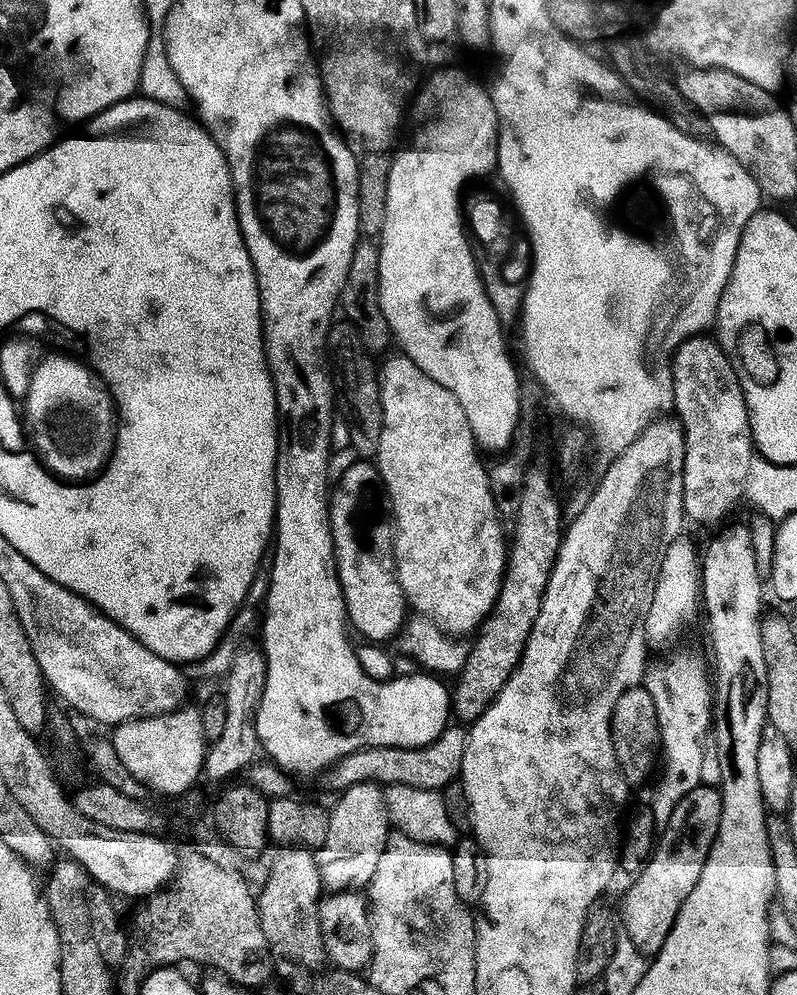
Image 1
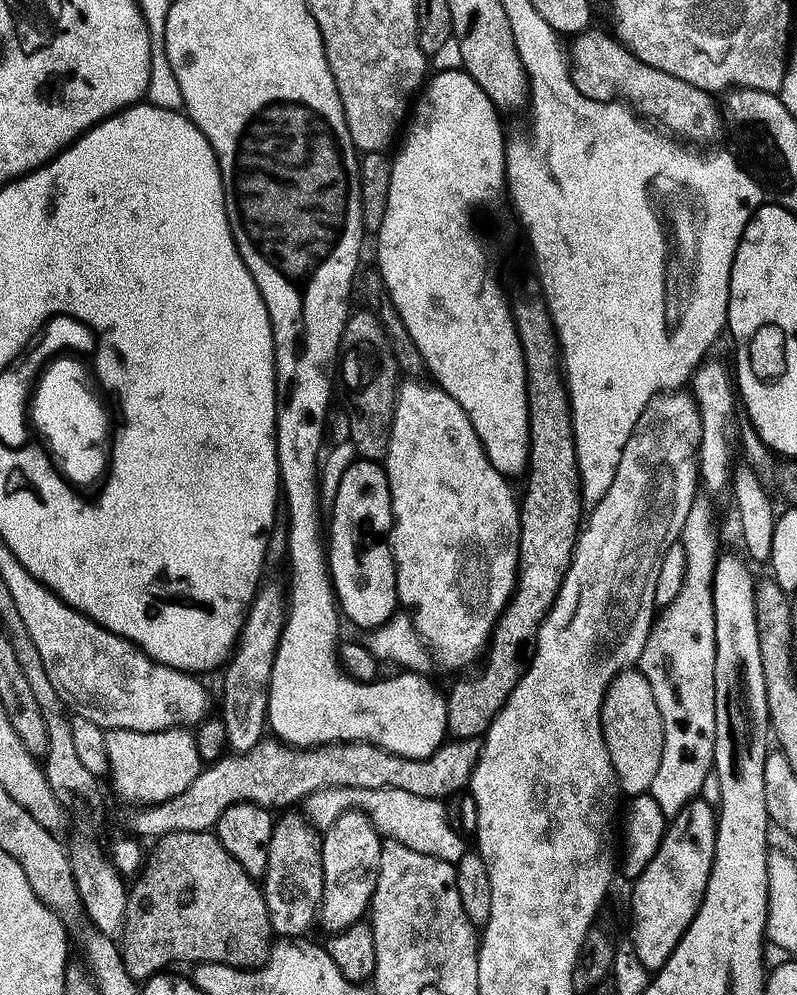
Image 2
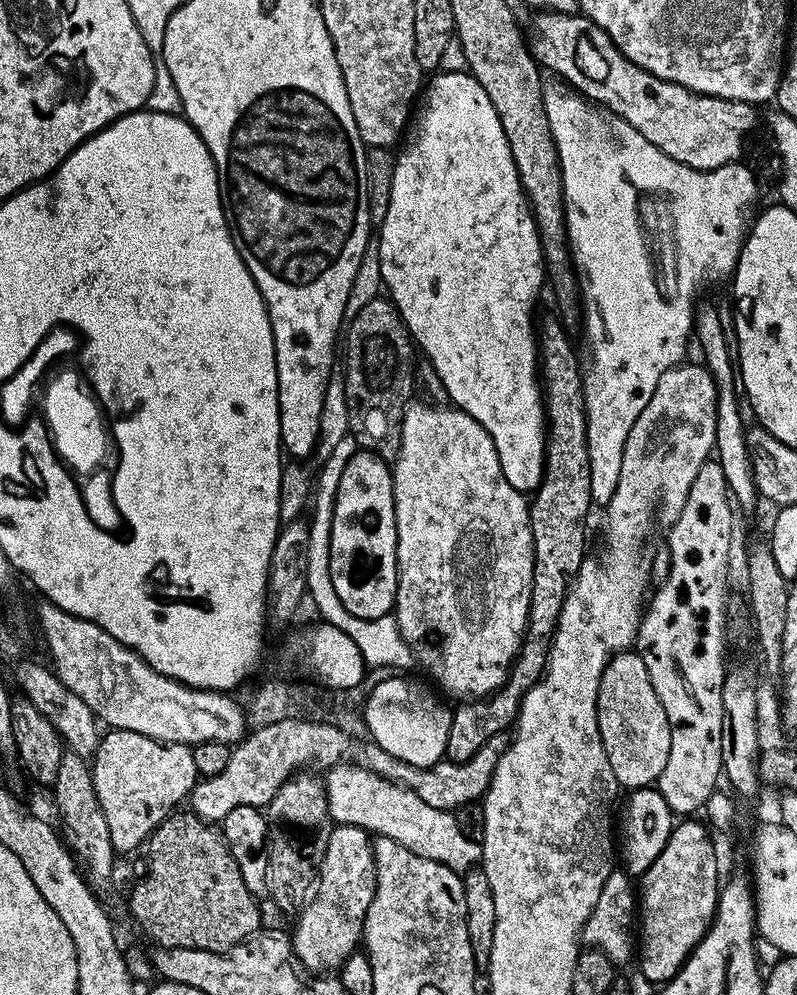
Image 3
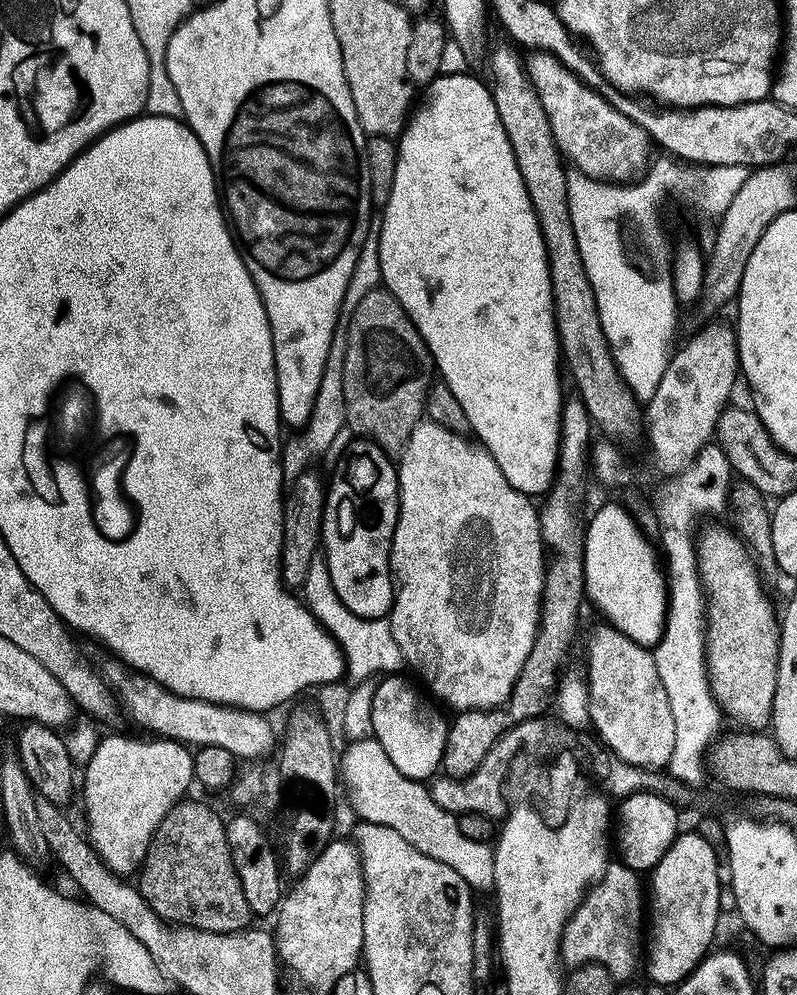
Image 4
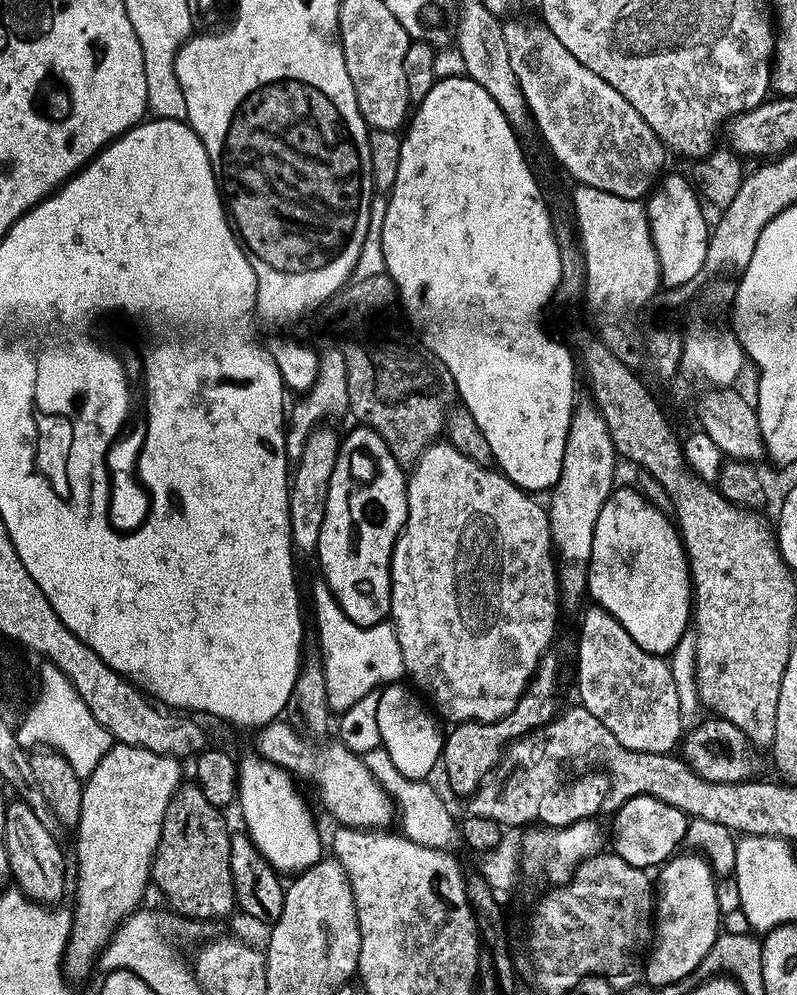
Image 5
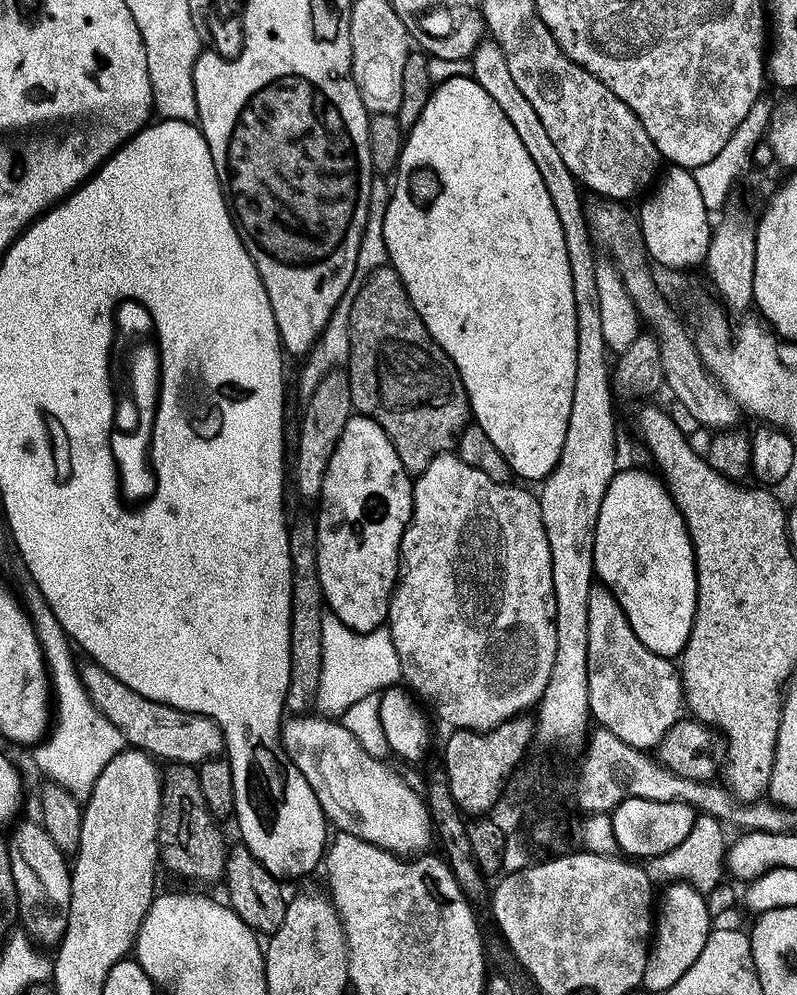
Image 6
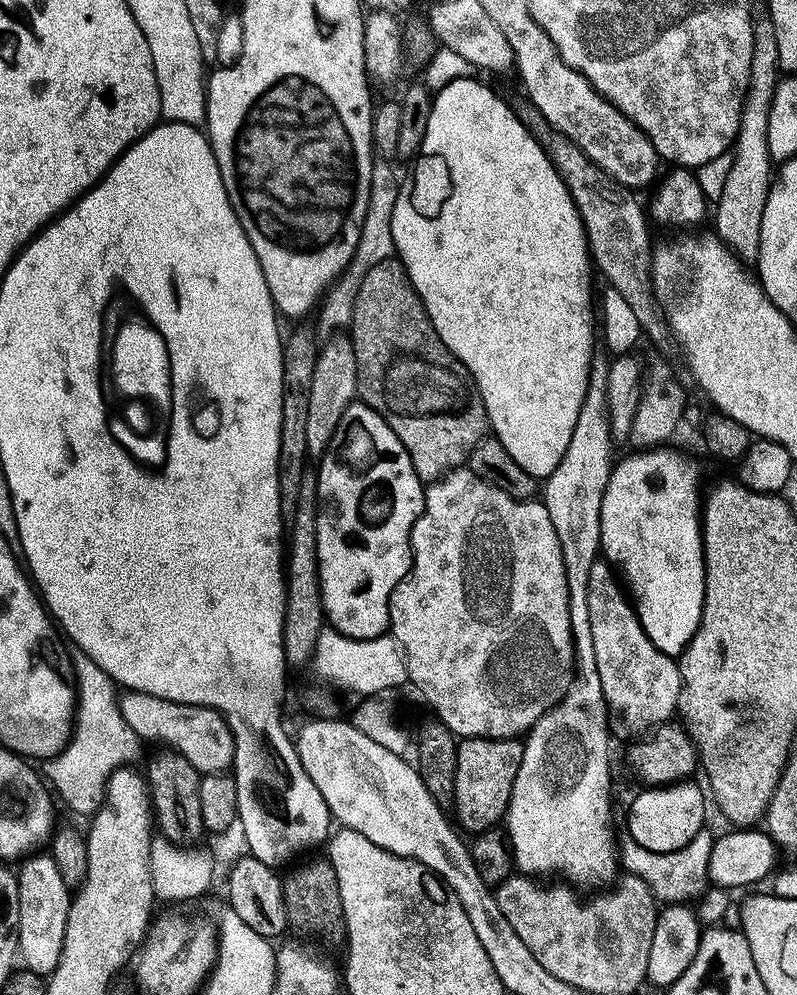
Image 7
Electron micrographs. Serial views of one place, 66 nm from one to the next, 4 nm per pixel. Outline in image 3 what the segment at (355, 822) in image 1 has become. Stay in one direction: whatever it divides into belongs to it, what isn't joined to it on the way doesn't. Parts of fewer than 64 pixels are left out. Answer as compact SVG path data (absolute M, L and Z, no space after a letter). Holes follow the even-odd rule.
M336 824L330 834L330 842L326 842L326 858L322 858L322 866L318 873L318 879L314 885L314 891L311 893L310 899L305 903L304 907L300 909L298 915L295 917L296 929L291 929L290 935L292 937L292 951L296 954L296 959L305 969L306 967L312 971L312 974L332 974L339 970L346 962L346 958L350 958L352 952L357 951L358 945L361 943L364 934L364 919L370 910L370 902L376 893L376 859L372 853L373 837L364 828L358 826L350 826L349 824Z

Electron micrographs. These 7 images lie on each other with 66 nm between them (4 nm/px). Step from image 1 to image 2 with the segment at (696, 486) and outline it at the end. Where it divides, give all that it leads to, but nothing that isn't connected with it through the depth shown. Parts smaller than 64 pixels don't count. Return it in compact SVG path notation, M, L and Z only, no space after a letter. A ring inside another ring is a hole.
M712 358L703 361L696 367L690 378L691 395L696 400L703 432L700 435L700 448L697 456L697 471L701 485L712 492L727 489L731 481L732 463L730 464L730 440L727 430L732 420L731 416L736 407L736 390L728 367Z

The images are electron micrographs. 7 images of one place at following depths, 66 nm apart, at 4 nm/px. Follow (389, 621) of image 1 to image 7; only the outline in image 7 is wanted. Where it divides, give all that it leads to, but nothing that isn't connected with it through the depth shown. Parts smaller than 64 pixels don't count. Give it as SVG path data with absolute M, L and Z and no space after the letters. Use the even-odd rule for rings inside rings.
M353 402L342 410L342 418L338 418L338 426L328 443L328 449L319 457L317 474L317 570L320 575L321 606L327 623L333 624L340 636L349 636L355 640L373 640L376 636L385 635L388 627L388 603L394 586L412 566L412 527L424 509L425 485L418 478L414 466L410 462L410 454L406 454L406 446L398 442L398 434L390 430L390 426L382 417L363 402Z

